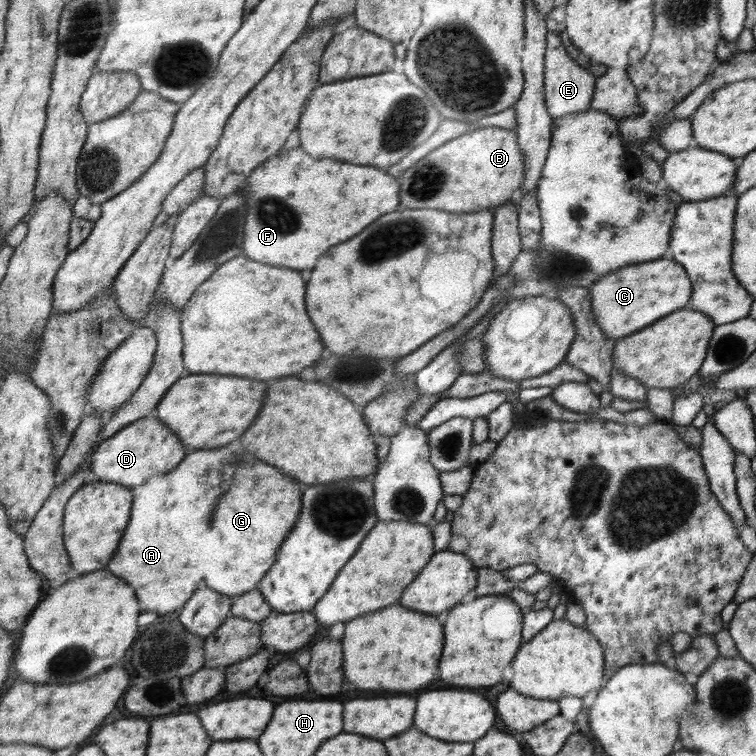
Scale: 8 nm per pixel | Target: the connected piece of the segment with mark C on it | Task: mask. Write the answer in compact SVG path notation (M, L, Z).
M651 260L617 268L615 272L611 272L611 276L603 276L599 284L591 284L589 298L595 324L614 342L654 323L661 316L667 316L669 312L686 306L685 302L690 297L689 286L691 282L686 272L674 260Z

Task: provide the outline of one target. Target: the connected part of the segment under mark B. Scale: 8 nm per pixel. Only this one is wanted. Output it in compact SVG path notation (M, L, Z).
M499 127L479 128L450 140L411 166L403 174L400 200L402 207L409 209L437 209L459 214L497 210L514 197L520 197L525 178L526 157L519 146L518 134Z

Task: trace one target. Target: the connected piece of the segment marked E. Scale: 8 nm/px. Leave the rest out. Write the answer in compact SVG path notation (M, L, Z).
M547 32L547 50L546 65L544 74L544 94L547 104L547 112L552 118L561 118L561 116L569 116L577 114L577 112L585 112L590 108L593 102L594 83L597 78L589 71L583 69L579 64L575 64L565 48L561 46L559 34L555 32Z

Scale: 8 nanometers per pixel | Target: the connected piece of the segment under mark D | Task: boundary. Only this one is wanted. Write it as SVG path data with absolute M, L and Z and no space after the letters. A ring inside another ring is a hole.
M147 417L132 422L111 437L100 442L92 456L92 472L99 480L127 484L131 488L141 486L155 474L167 474L185 460L185 446L181 440L157 417Z

